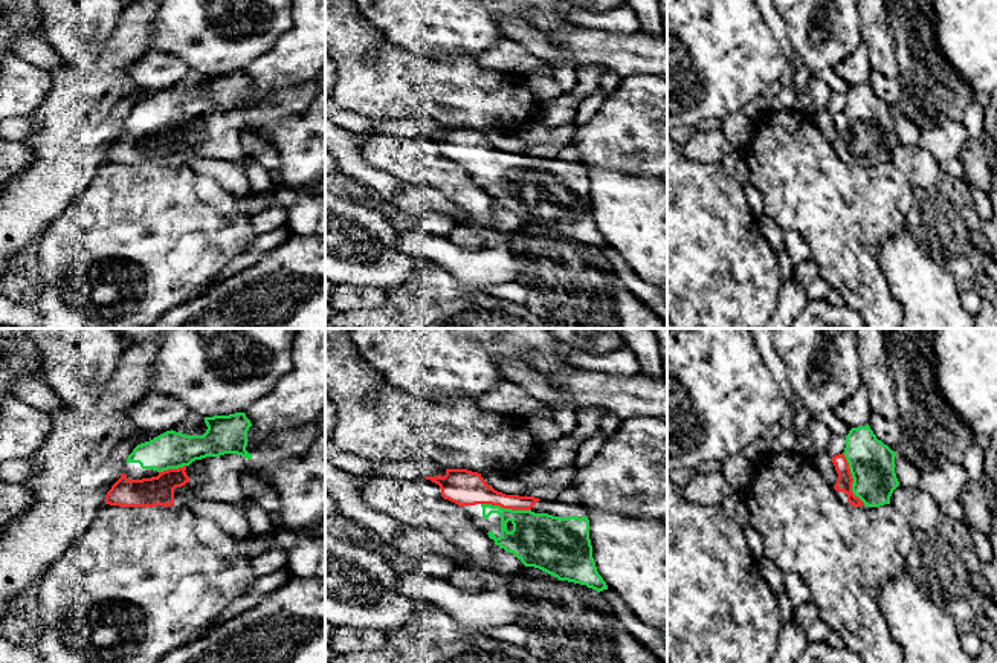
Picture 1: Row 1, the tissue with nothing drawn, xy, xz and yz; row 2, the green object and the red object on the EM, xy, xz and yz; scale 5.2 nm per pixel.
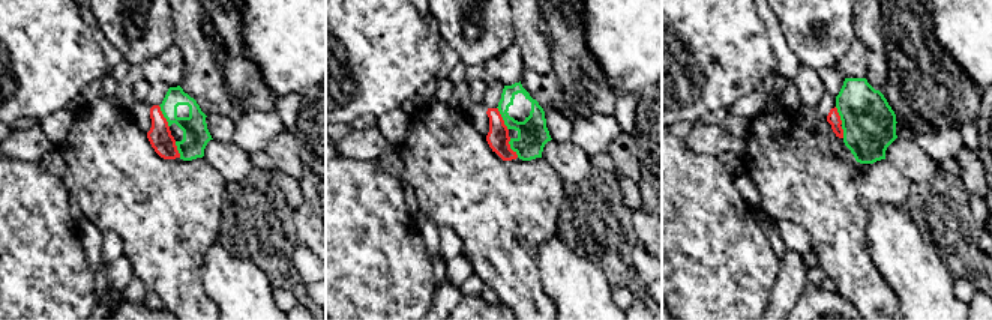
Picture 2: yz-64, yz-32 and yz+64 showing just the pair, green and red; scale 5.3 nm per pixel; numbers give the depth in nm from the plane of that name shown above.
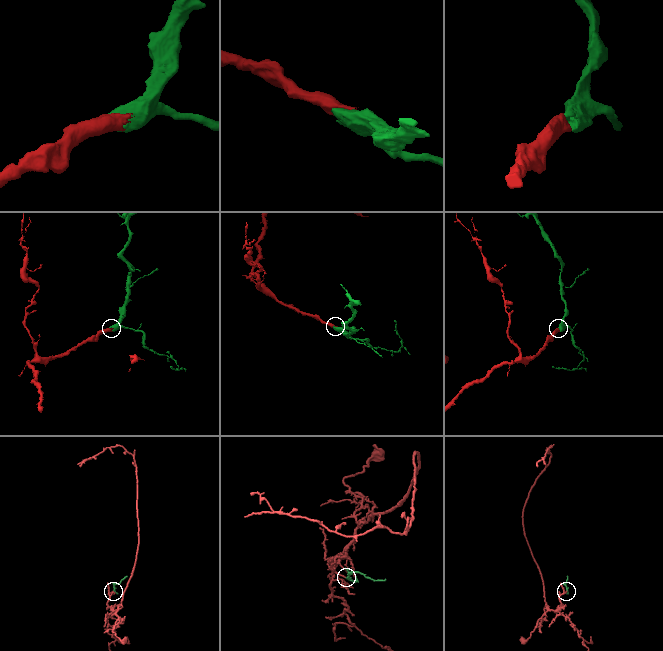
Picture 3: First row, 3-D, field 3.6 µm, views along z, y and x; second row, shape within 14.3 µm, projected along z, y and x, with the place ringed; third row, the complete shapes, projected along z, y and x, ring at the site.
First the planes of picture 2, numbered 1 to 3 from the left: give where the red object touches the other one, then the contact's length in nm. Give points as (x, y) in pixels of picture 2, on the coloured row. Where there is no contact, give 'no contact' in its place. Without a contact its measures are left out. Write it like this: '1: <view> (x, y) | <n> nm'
1: yz-64 (164, 116) | 130 nm
2: yz-32 (503, 119) | 140 nm
3: yz+64 (839, 114) | 100 nm

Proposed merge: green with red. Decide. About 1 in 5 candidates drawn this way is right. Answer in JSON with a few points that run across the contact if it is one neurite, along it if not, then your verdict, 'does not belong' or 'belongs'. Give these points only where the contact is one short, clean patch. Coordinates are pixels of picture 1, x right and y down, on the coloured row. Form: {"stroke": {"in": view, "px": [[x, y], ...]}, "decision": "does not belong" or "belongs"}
{"stroke": {"in": "yz", "px": [[872, 463], [852, 477], [845, 480]]}, "decision": "belongs"}

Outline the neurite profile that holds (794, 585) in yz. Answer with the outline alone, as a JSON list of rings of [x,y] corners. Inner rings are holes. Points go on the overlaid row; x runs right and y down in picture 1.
[[[783,573],[783,588],[794,606],[811,602],[811,591],[799,573]]]

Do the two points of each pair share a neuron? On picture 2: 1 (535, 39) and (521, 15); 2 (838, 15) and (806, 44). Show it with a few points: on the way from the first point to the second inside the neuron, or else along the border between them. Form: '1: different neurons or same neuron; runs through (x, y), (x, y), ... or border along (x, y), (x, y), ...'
1: same neuron; runs through (530, 33), (527, 21)
2: same neuron; runs through (829, 24), (821, 32), (821, 38), (815, 41)

